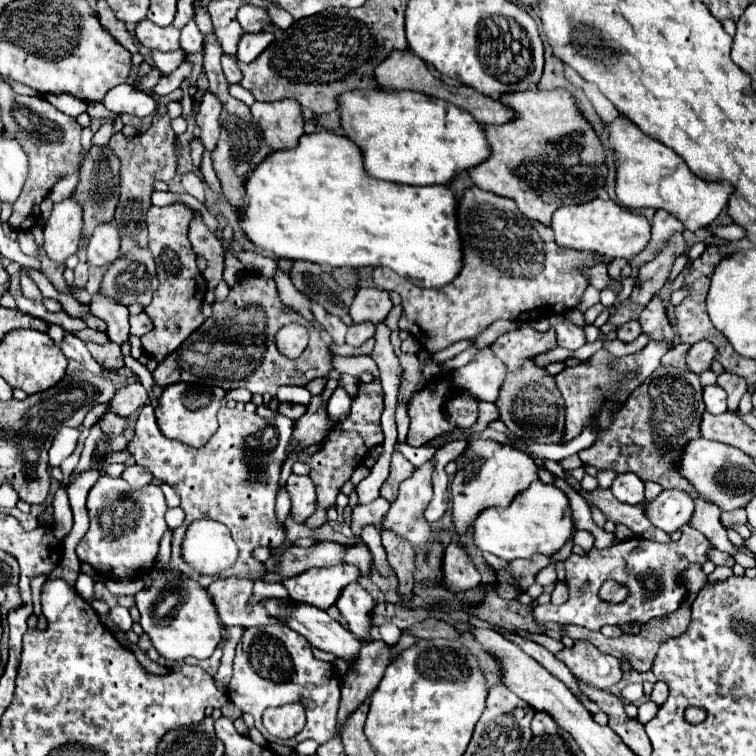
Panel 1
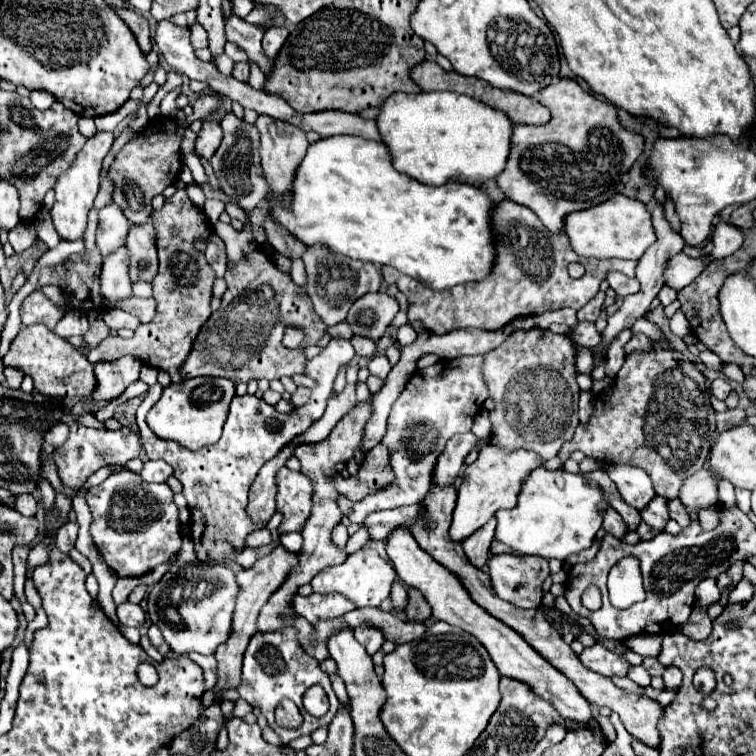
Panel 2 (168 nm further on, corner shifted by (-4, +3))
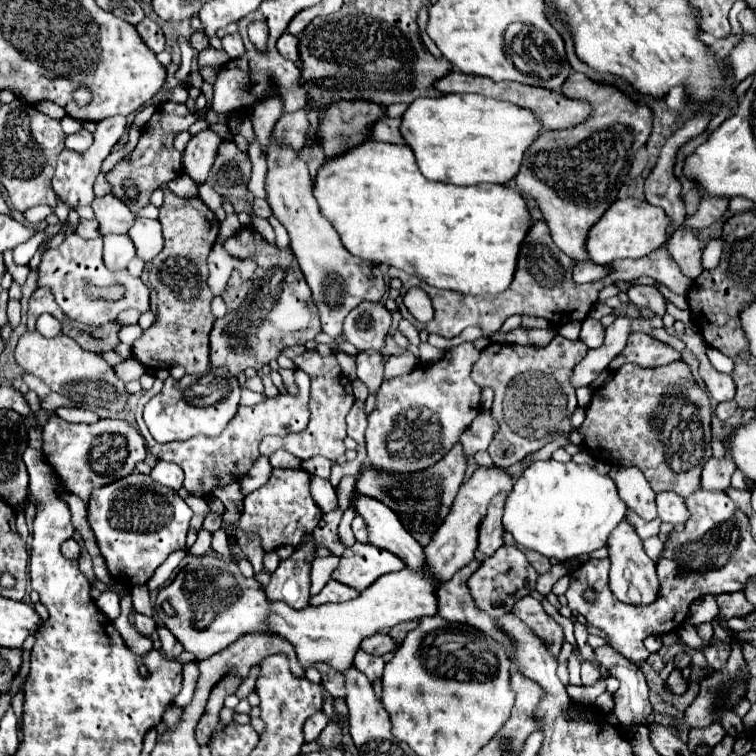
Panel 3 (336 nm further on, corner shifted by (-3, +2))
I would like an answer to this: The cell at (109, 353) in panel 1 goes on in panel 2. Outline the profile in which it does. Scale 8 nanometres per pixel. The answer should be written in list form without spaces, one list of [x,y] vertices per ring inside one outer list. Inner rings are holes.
[[[179,188],[171,198],[167,198],[165,206],[161,210],[155,210],[151,220],[155,226],[155,234],[157,234],[155,242],[159,252],[159,274],[153,280],[153,298],[157,300],[157,314],[151,324],[140,324],[135,335],[129,340],[121,336],[105,338],[97,348],[93,348],[87,354],[87,360],[95,364],[97,360],[119,360],[121,356],[131,354],[143,360],[143,364],[147,366],[169,372],[171,380],[179,382],[181,380],[179,368],[187,358],[199,328],[211,316],[209,302],[211,302],[211,286],[215,280],[215,272],[207,264],[205,256],[193,248],[193,242],[197,238],[211,234],[211,224],[207,222],[205,214],[193,206],[185,188]]]

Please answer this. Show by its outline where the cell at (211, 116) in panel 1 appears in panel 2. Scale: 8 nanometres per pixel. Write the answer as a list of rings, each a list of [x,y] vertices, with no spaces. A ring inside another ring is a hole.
[[[203,122],[203,128],[197,134],[197,142],[195,142],[195,150],[199,156],[203,158],[211,158],[215,154],[215,150],[219,148],[221,142],[221,126],[217,122]]]

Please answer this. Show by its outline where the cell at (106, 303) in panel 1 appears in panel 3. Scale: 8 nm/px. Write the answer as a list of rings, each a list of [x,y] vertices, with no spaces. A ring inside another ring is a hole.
[[[104,235],[104,263],[108,269],[126,269],[128,261],[134,255],[134,243],[128,235]]]

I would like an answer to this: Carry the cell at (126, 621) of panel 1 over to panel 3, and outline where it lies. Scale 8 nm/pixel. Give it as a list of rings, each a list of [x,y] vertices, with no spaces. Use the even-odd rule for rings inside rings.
[[[136,615],[136,629],[142,633],[142,635],[146,635],[146,637],[150,637],[150,635],[154,635],[154,631],[156,631],[156,621],[152,619],[152,617],[146,617],[146,615]]]

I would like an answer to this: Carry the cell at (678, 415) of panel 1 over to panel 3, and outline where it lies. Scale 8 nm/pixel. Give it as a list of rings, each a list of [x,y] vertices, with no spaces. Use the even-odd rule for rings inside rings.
[[[676,361],[676,363],[670,363],[670,365],[664,365],[664,367],[656,367],[656,369],[642,369],[642,367],[636,367],[636,365],[624,365],[620,371],[614,373],[612,381],[604,387],[604,389],[598,389],[592,397],[592,403],[588,405],[586,409],[586,421],[582,423],[580,427],[580,433],[584,435],[584,445],[586,445],[586,451],[592,455],[592,457],[598,457],[600,461],[614,461],[614,463],[620,463],[624,467],[638,467],[644,477],[648,479],[648,483],[652,485],[652,489],[656,493],[662,493],[662,491],[674,491],[676,495],[684,497],[686,495],[692,495],[694,491],[700,489],[700,473],[702,473],[702,467],[704,463],[712,457],[712,447],[710,447],[710,439],[712,439],[712,431],[710,431],[710,417],[712,417],[712,407],[710,407],[710,399],[708,395],[700,389],[700,385],[694,381],[692,377],[692,371],[690,367],[684,363],[684,361]]]

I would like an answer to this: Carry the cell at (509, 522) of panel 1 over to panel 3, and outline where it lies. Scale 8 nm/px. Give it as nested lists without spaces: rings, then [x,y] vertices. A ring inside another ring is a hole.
[[[534,461],[514,483],[506,499],[504,527],[514,535],[518,545],[538,551],[546,557],[566,561],[584,553],[592,553],[606,545],[608,535],[626,517],[626,503],[620,499],[616,483],[608,475],[600,475],[596,467]]]

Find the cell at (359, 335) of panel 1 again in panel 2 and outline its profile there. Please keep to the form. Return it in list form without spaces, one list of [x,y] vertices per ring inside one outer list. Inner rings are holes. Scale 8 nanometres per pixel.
[[[355,334],[351,338],[351,344],[359,356],[373,356],[375,354],[375,340],[371,340],[371,338],[363,338],[363,336]]]

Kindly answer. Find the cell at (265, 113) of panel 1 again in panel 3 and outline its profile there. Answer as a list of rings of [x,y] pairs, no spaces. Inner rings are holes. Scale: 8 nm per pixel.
[[[272,139],[268,149],[268,177],[266,191],[272,213],[286,227],[290,235],[290,247],[300,263],[300,269],[306,277],[306,283],[312,289],[314,303],[320,311],[322,331],[332,339],[342,335],[342,323],[346,315],[358,307],[362,301],[380,301],[386,293],[386,283],[380,267],[376,263],[358,259],[346,251],[336,229],[320,213],[318,201],[312,195],[312,183],[306,163],[298,157],[296,151],[284,147]]]

